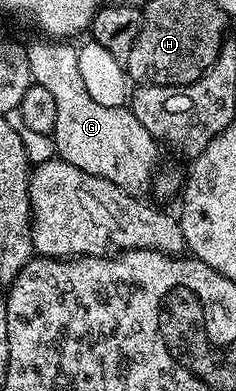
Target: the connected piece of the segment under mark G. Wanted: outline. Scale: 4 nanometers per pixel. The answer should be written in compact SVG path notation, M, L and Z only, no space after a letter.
M40 40L27 43L30 72L35 85L47 88L54 96L58 120L50 135L55 143L55 153L66 164L102 176L128 194L144 196L152 186L152 173L156 170L156 139L138 124L138 116L127 105L106 108L96 103L86 92L86 83L78 68L77 47L64 40Z

